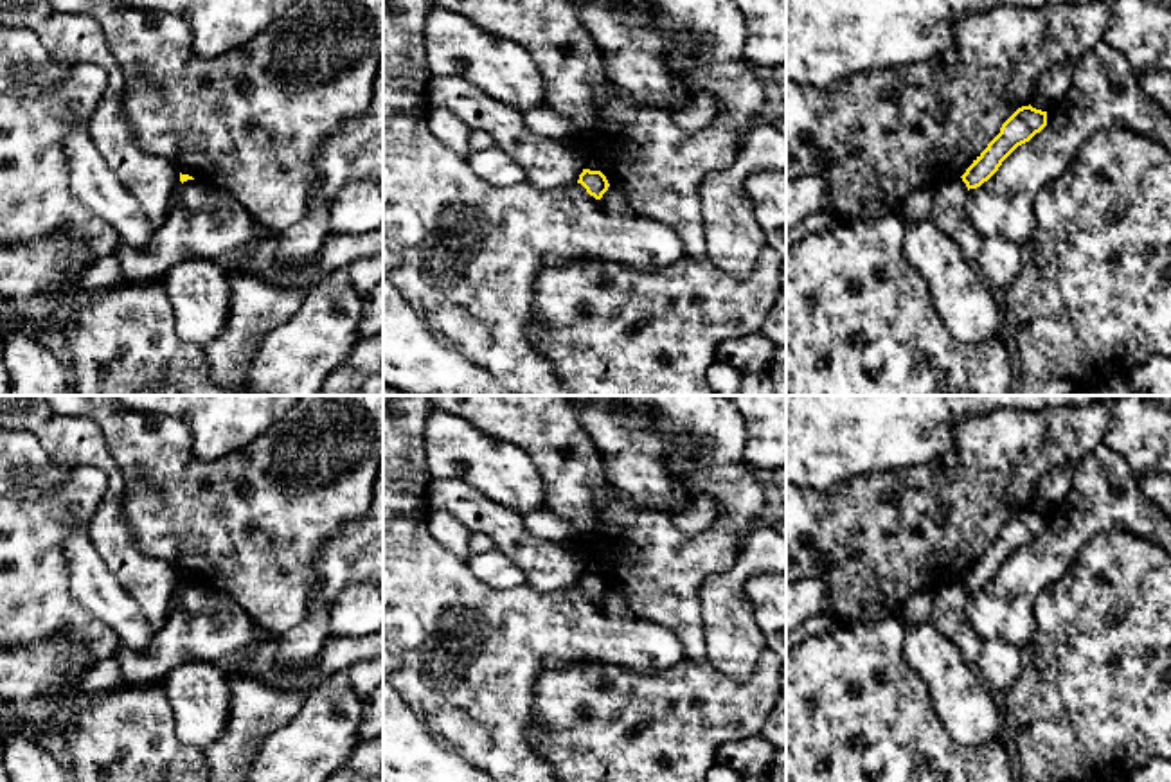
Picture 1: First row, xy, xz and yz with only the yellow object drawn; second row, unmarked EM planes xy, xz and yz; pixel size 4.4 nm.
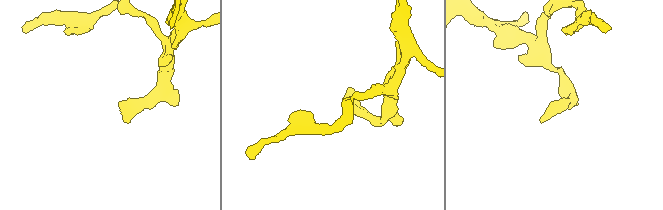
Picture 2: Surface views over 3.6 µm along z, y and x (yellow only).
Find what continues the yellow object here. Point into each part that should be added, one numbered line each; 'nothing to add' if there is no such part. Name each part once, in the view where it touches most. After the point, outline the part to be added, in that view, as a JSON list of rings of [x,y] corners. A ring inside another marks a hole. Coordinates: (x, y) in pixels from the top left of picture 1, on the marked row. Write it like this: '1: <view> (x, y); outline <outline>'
nothing to add

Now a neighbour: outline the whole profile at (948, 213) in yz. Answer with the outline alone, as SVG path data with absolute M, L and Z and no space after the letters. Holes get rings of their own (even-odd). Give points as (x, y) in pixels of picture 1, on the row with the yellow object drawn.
M962 178L935 189L930 219L959 246L962 257L977 266L982 237L966 214L966 194L968 187Z

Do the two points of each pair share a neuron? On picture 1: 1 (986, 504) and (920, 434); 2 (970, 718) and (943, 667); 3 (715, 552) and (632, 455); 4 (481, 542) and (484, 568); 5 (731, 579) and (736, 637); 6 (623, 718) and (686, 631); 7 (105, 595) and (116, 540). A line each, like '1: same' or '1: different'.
1: different
2: same
3: different
4: different
5: same
6: different
7: different

